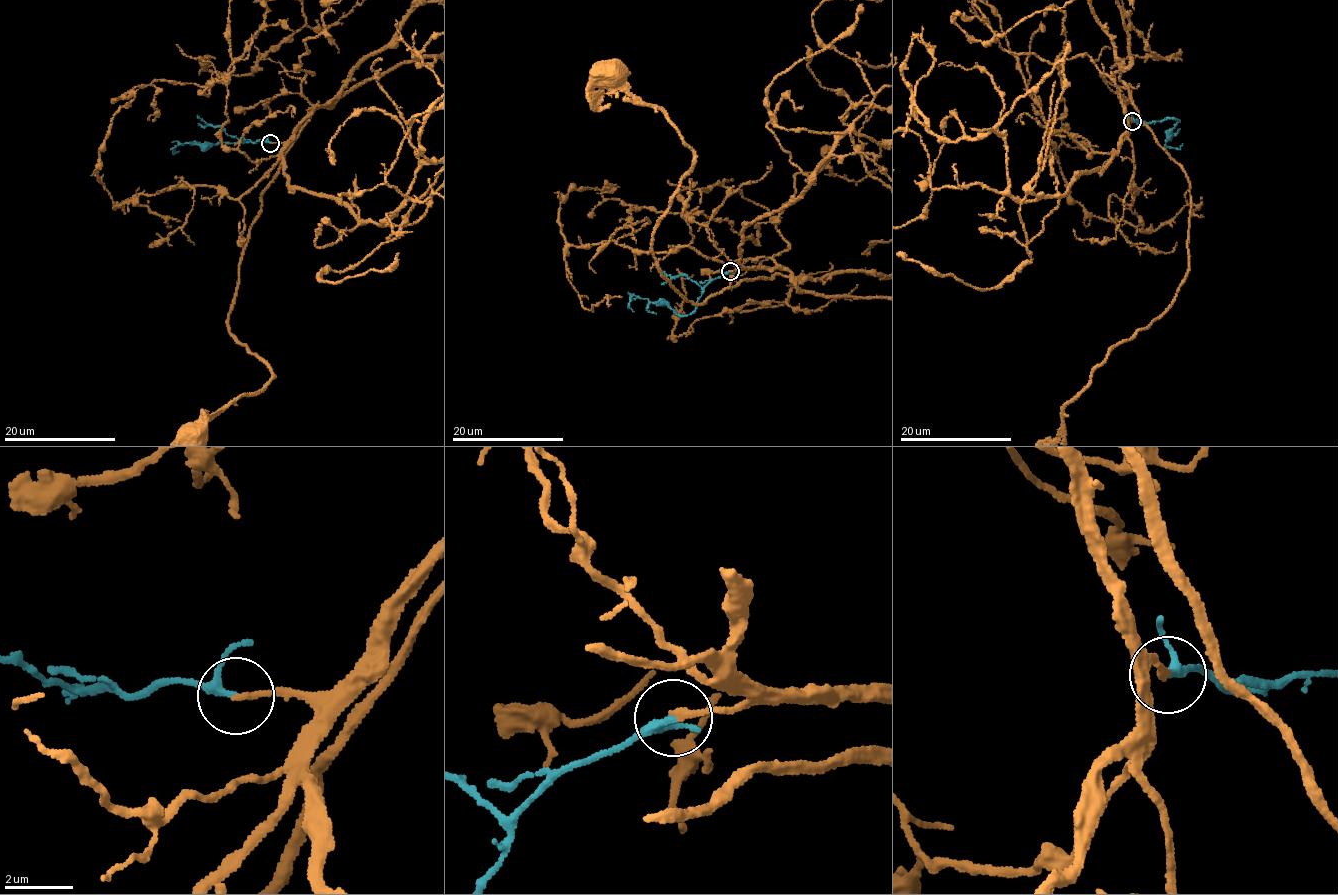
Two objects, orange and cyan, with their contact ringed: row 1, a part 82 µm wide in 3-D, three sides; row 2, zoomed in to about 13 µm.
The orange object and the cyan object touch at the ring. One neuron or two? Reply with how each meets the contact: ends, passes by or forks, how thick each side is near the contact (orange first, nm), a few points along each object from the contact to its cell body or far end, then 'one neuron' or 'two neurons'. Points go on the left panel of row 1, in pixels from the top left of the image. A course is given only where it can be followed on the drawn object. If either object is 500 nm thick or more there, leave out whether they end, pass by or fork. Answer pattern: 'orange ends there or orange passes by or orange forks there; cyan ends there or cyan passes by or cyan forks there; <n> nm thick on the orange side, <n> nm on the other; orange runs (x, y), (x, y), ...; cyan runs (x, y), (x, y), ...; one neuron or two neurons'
orange ends there; cyan passes by; 190 nm thick on the orange side, 200 nm on the other; orange runs (271, 143), (287, 142), (324, 106), (311, 110), (261, 195), (229, 311), (228, 332), (271, 380), (189, 434); cyan runs (271, 143), (263, 140), (182, 144), (173, 150), (174, 154), (179, 151); one neuron

